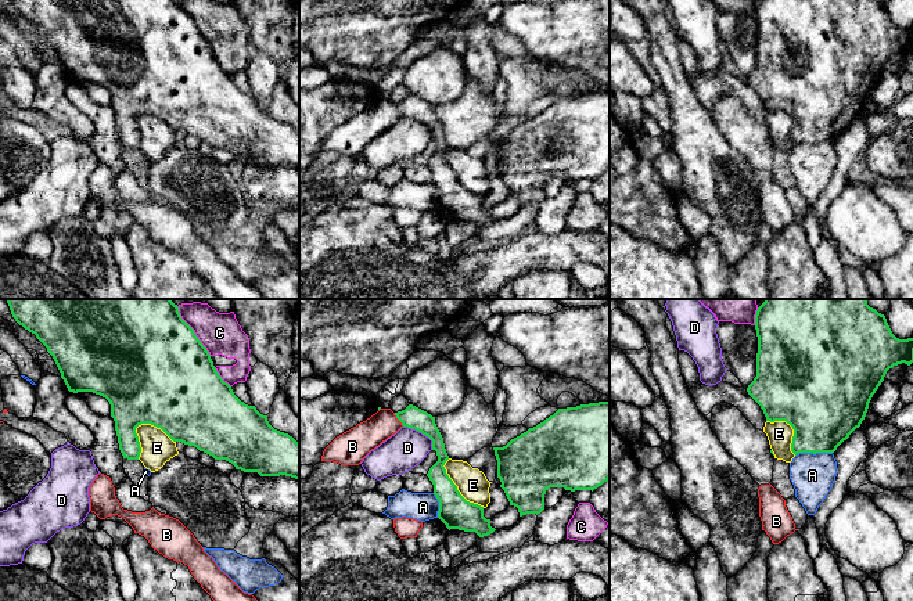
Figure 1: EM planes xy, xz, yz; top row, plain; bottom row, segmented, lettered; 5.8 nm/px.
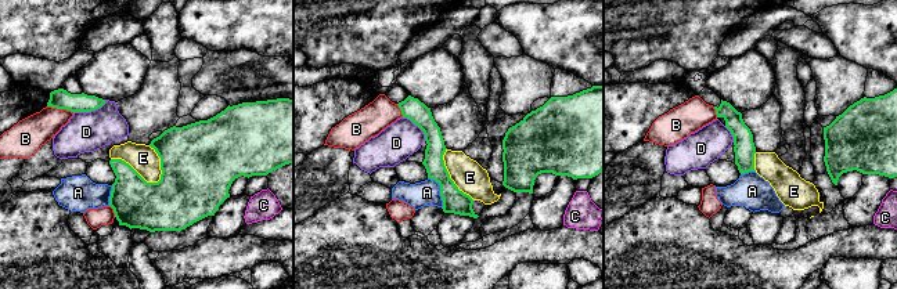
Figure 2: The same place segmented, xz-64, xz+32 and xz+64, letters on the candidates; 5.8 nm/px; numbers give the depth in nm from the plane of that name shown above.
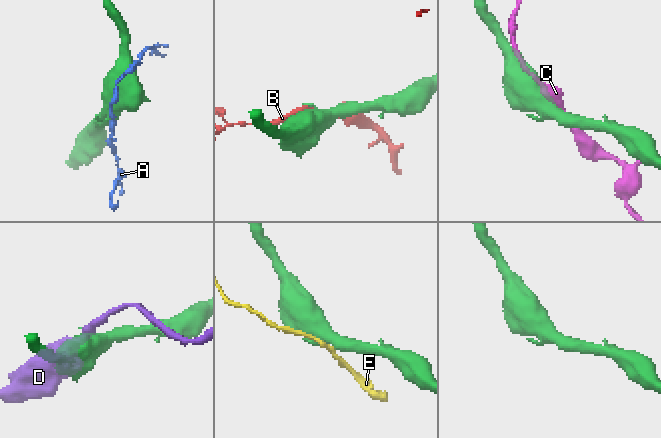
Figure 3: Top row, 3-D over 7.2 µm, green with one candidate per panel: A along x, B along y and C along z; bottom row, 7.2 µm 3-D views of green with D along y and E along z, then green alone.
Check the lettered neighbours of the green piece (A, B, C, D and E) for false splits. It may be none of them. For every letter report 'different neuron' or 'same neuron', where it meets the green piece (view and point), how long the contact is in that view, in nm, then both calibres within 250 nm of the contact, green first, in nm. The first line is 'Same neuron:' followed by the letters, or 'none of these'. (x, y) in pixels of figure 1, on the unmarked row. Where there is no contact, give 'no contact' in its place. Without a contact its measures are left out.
Same neuron: none of these
A: different neuron; meets green in yz at (813, 143); contact 220 nm long; 400 nm thick on the green side, 260 nm on the other
B: different neuron; meets green in xz at (398, 108); contact 100 nm long; 130 nm thick on the green side, 170 nm on the other
C: different neuron; meets green in xy at (194, 22); contact 320 nm long; 500 nm thick on the green side, 240 nm on the other
D: different neuron; meets green in xz at (421, 122); contact 220 nm long; 130 nm thick on the green side, 220 nm on the other
E: different neuron; meets green in xy at (155, 115); contact 260 nm long; 500 nm thick on the green side, 190 nm on the other

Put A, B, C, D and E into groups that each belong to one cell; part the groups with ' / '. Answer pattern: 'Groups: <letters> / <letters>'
Groups: A / B / C / D / E

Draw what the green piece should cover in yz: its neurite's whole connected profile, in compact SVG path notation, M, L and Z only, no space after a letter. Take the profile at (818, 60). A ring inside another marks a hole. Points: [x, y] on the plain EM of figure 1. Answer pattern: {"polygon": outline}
{"polygon": "M756 0L756 66L748 84L761 96L766 111L786 111L794 119L791 141L834 143L860 116L869 93L889 58L913 53L913 28L896 28L877 0Z"}

